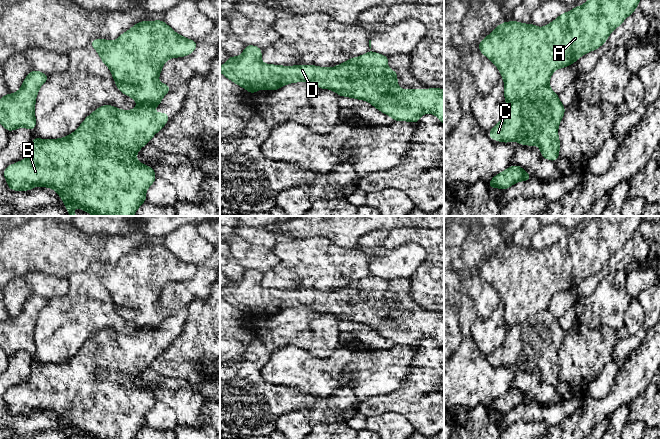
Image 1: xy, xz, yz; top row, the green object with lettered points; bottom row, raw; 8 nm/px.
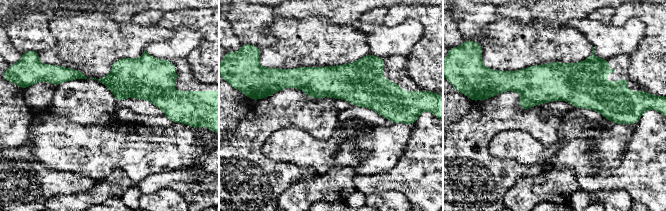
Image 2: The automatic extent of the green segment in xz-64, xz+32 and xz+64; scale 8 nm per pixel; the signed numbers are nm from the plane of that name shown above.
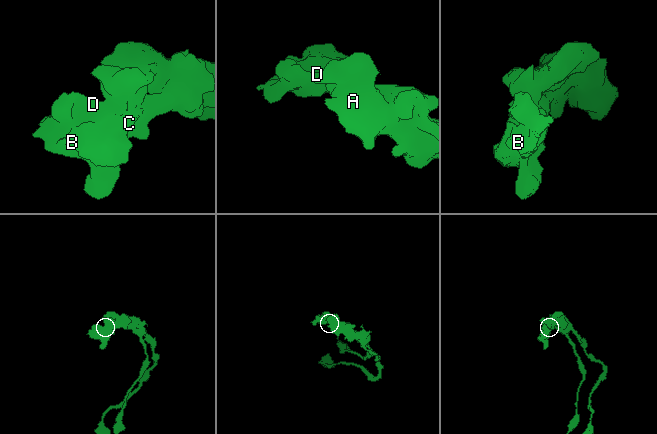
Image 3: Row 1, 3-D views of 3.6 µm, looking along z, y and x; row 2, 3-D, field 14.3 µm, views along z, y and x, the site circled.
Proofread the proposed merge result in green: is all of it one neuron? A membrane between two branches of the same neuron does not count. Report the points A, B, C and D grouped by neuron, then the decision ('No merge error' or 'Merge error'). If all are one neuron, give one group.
Groups: A / B C D. Merge error

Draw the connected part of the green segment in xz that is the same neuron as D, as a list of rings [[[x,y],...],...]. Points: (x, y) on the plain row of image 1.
[[[246,269],[239,281],[229,279],[220,296],[250,318],[260,313],[275,315],[290,307],[307,305],[318,312],[330,313],[340,321],[368,325],[393,345],[417,348],[424,337],[432,337],[444,349],[444,313],[399,313],[396,294],[389,294],[387,290],[383,298],[370,296],[369,288],[373,282],[387,282],[386,279],[370,274],[359,280],[366,286],[366,291],[342,287],[332,292],[264,288],[261,279],[262,272]]]

